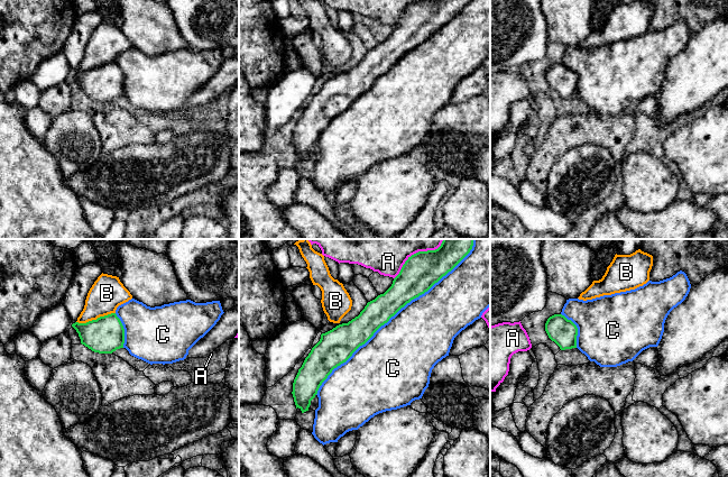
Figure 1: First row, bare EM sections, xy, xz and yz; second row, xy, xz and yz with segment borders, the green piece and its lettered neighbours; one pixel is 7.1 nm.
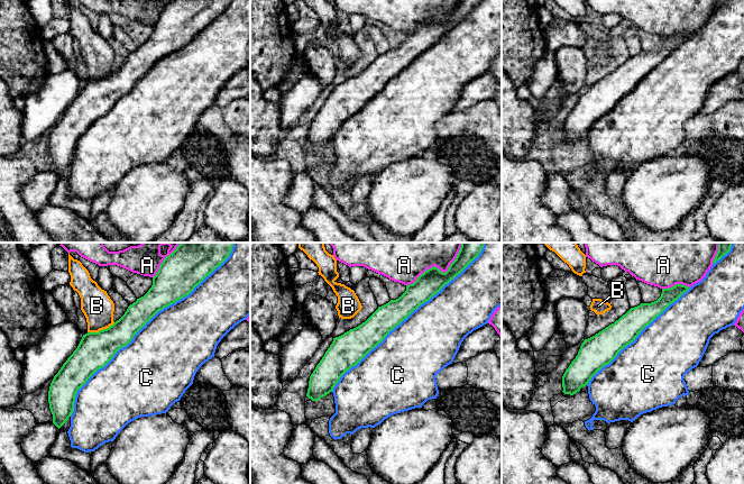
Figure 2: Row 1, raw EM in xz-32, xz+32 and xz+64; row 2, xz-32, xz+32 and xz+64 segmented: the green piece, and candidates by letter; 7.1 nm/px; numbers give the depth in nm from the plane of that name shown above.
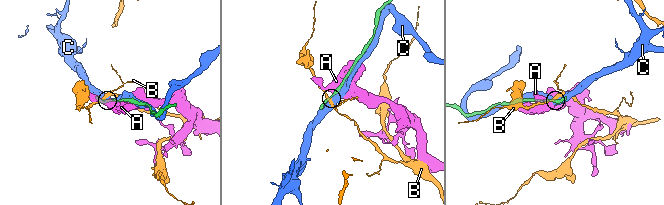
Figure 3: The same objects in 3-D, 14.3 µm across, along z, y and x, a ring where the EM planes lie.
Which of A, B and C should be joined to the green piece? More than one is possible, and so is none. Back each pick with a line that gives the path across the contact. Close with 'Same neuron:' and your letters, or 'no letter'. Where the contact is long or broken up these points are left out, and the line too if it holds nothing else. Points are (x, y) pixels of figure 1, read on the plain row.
Same neuron: C

